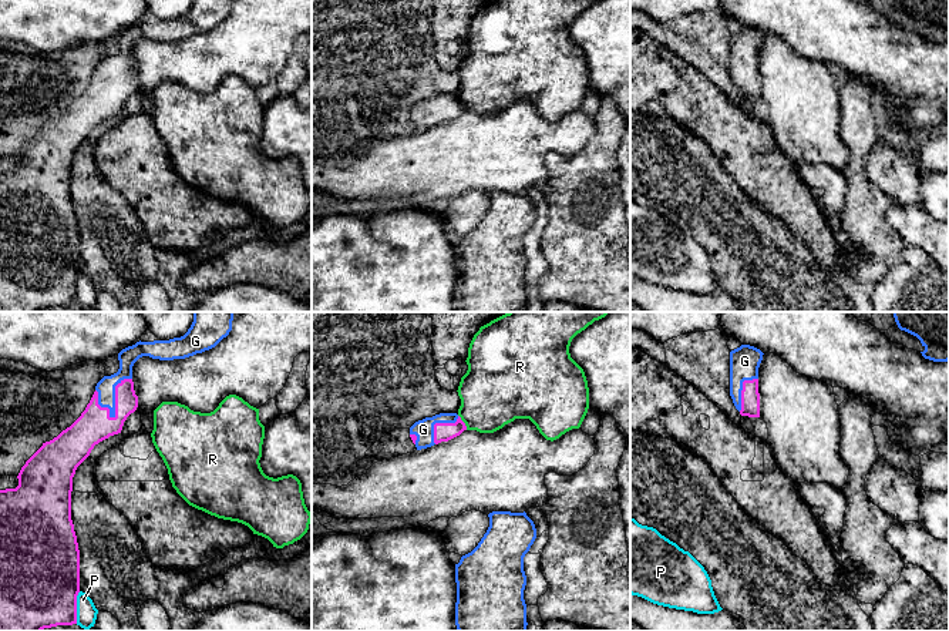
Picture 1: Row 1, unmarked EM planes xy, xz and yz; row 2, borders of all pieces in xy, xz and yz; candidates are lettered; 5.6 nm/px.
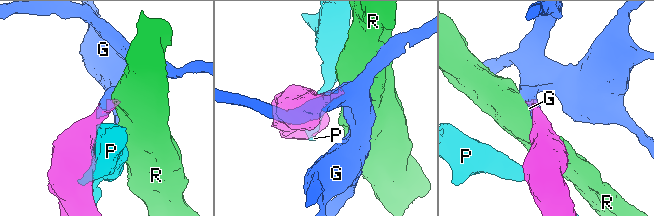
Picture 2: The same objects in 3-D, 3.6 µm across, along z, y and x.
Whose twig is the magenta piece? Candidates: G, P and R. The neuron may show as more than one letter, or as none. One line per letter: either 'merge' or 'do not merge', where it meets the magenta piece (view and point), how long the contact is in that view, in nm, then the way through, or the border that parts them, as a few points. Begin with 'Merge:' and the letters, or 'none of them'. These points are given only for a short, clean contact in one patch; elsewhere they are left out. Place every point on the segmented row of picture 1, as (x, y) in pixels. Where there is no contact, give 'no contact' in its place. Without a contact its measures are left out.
Merge: G
G: merge; contact xy (115, 395); length 260 nm
P: do not merge; contact xy (76, 607); length 190 nm
R: do not merge; contact xz (463, 422); length 100 nm; border xz (458, 415), (467, 429)

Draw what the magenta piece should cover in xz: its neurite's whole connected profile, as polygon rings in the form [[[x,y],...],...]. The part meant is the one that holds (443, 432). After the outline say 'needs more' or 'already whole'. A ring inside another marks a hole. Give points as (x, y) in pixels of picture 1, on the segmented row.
[[[440,413],[415,422],[410,427],[410,437],[417,450],[448,442],[467,430],[465,423],[457,413]]] | needs more

